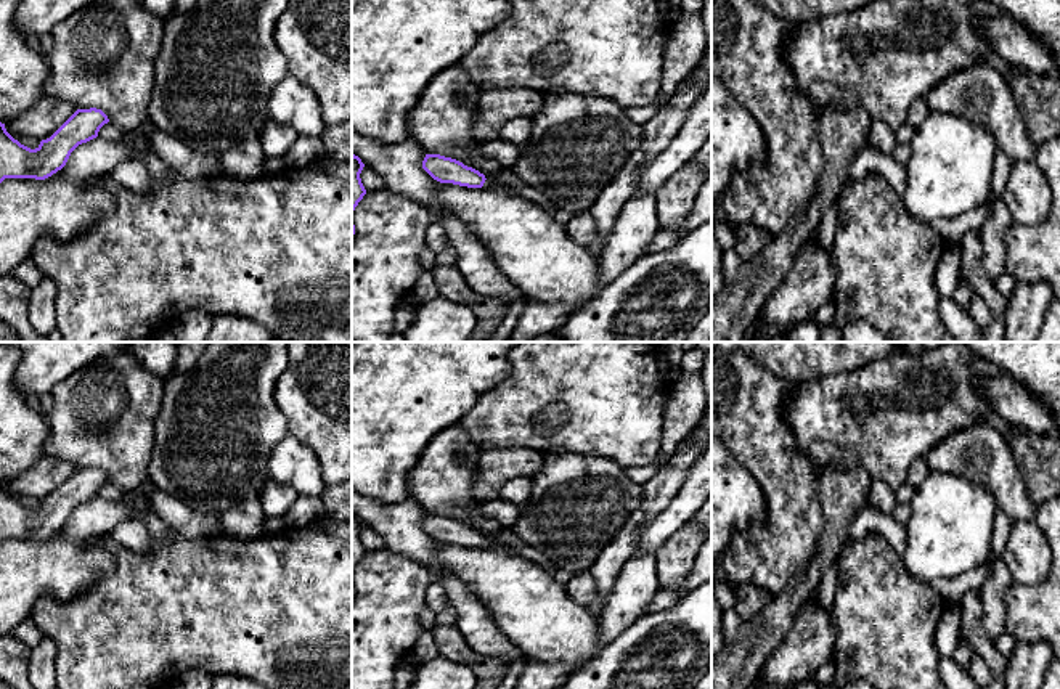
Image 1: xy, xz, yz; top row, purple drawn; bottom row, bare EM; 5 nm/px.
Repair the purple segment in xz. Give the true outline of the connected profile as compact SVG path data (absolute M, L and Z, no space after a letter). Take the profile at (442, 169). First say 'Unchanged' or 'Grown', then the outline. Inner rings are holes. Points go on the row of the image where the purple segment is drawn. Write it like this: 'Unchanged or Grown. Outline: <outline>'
Grown. Outline: M426 154L422 169L440 183L453 183L467 188L482 188L485 191L517 194L512 188L487 178L479 170L463 162L440 154Z

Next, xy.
Unchanged. Outline: M96 108L77 109L50 138L31 149L14 140L0 122L0 183L5 178L45 180L61 170L71 153L98 137L108 116Z

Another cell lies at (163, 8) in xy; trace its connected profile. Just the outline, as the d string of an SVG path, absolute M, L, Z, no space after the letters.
M137 0L145 10L149 13L169 19L172 16L172 10L175 6L175 0Z

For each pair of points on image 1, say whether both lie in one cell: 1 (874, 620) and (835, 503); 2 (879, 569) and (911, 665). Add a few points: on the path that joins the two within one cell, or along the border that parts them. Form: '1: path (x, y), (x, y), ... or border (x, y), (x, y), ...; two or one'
1: border (848, 540), (835, 562); two
2: path (879, 593), (887, 641); one

